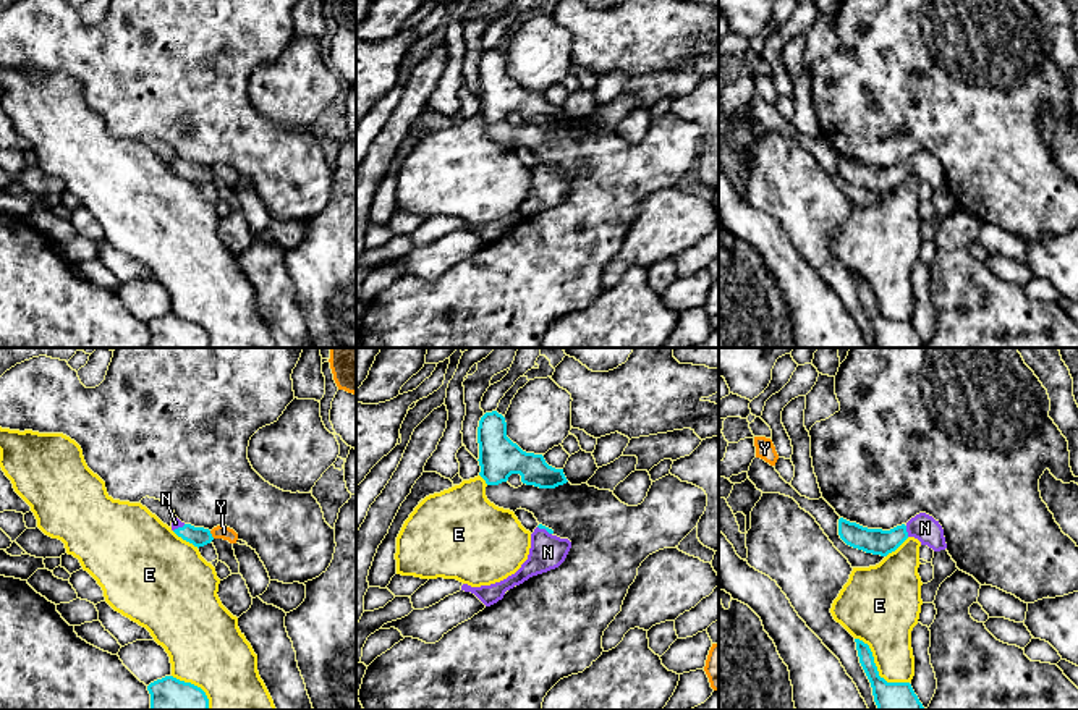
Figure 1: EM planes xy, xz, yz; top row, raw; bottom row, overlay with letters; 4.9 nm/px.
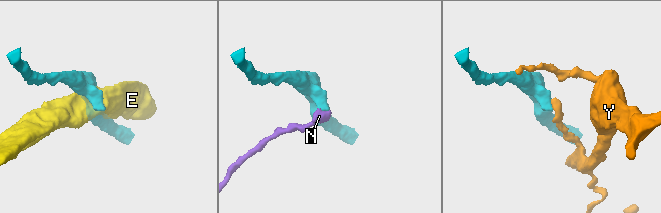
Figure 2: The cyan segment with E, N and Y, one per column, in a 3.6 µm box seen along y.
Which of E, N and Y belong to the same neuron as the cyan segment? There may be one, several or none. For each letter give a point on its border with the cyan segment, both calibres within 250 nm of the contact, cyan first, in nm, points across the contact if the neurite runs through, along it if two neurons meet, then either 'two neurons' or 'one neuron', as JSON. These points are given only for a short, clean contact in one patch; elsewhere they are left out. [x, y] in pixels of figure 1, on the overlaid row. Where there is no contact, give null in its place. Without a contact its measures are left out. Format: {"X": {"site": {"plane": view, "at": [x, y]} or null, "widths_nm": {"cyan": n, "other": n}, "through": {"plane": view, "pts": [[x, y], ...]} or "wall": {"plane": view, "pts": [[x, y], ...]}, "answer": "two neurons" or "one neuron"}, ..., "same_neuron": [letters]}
{"E": {"site": {"plane": "yz", "at": [876, 668]}, "widths_nm": {"cyan": 220, "other": 300}, "answer": "two neurons"}, "N": {"site": {"plane": "yz", "at": [905, 531]}, "widths_nm": {"cyan": 130, "other": 140}, "through": {"plane": "yz", "pts": [[881, 542], [891, 540], [905, 531], [925, 528]]}, "answer": "one neuron"}, "Y": {"site": {"plane": "xy", "at": [211, 534]}, "widths_nm": {"cyan": 100, "other": 70}, "wall": {"plane": "xy", "pts": [[209, 531], [214, 537]]}, "answer": "two neurons"}, "same_neuron": ["N"]}

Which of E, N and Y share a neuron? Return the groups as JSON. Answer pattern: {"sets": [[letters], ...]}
{"sets": [["E"], ["N"], ["Y"]]}

